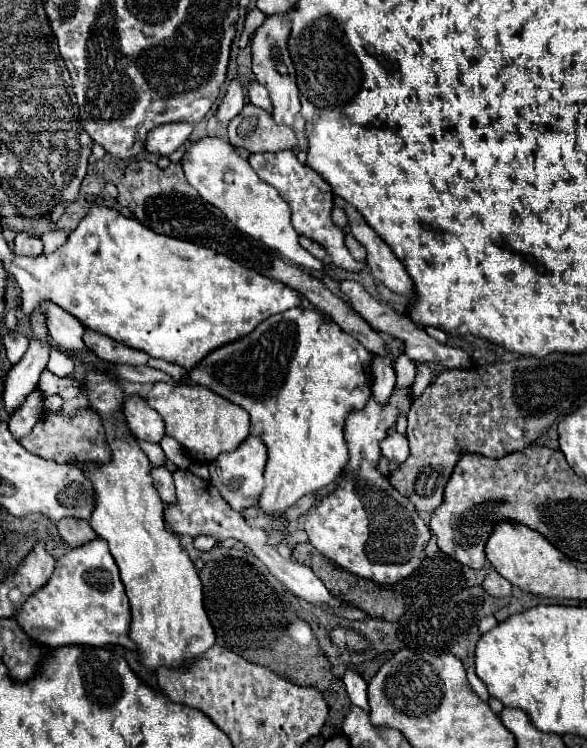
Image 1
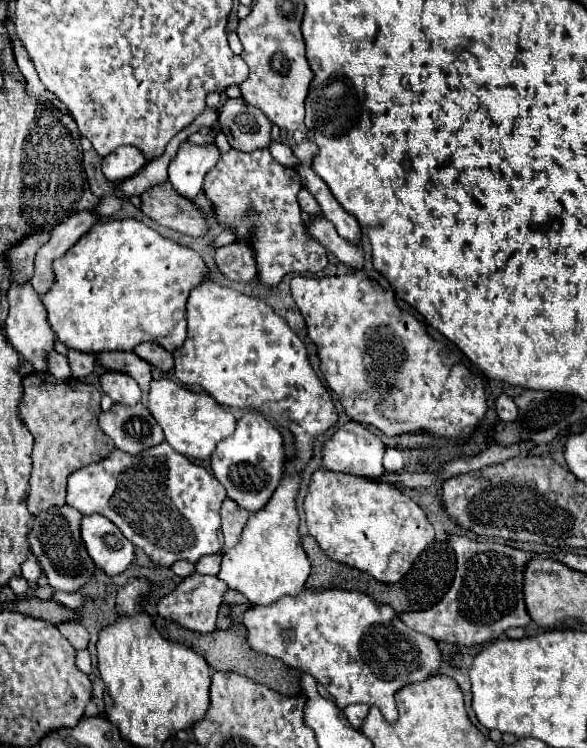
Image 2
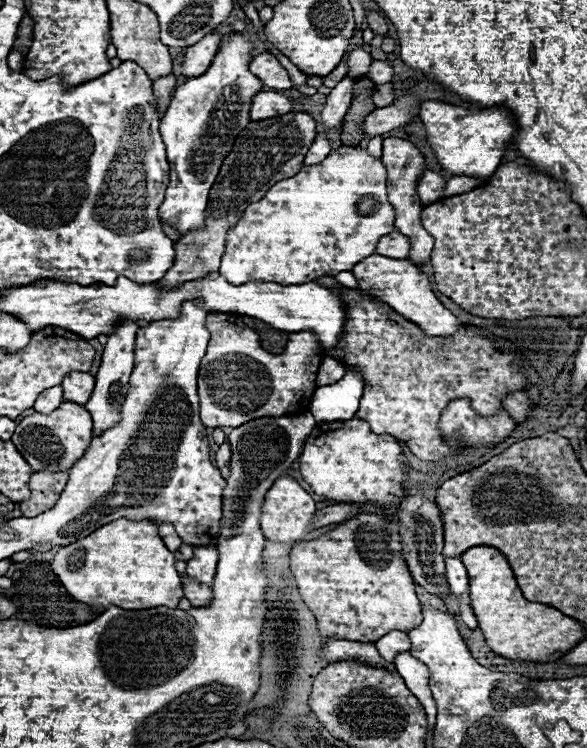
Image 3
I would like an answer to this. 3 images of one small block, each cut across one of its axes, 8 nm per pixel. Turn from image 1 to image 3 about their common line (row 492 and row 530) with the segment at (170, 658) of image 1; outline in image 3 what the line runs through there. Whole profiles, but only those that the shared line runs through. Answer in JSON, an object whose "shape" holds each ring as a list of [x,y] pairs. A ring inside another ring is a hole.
{"shape":[[[126,518],[114,520],[94,530],[90,536],[72,542],[68,546],[62,546],[50,566],[64,584],[64,588],[70,592],[70,596],[92,606],[114,604],[128,610],[142,610],[156,606],[178,608],[178,600],[184,596],[182,578],[176,572],[176,556],[164,546],[162,538],[158,536],[158,526],[152,520],[126,520]]]}

